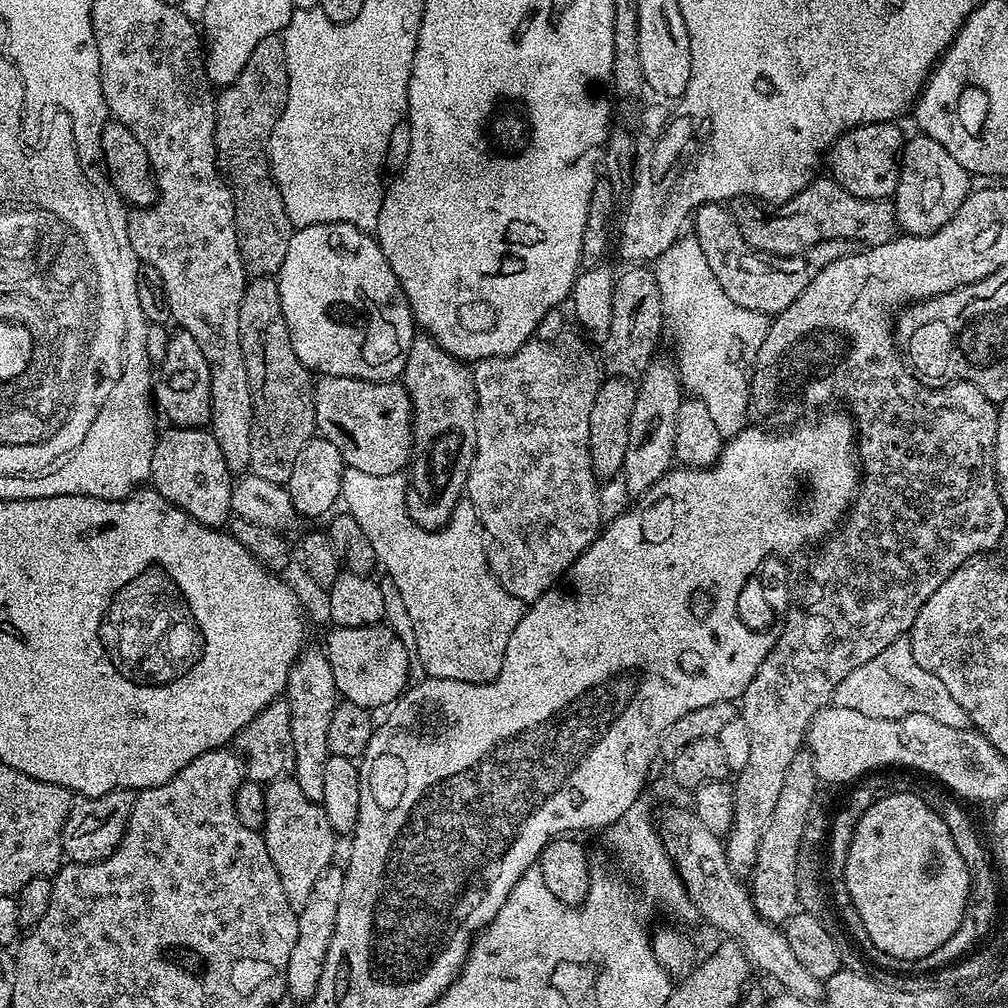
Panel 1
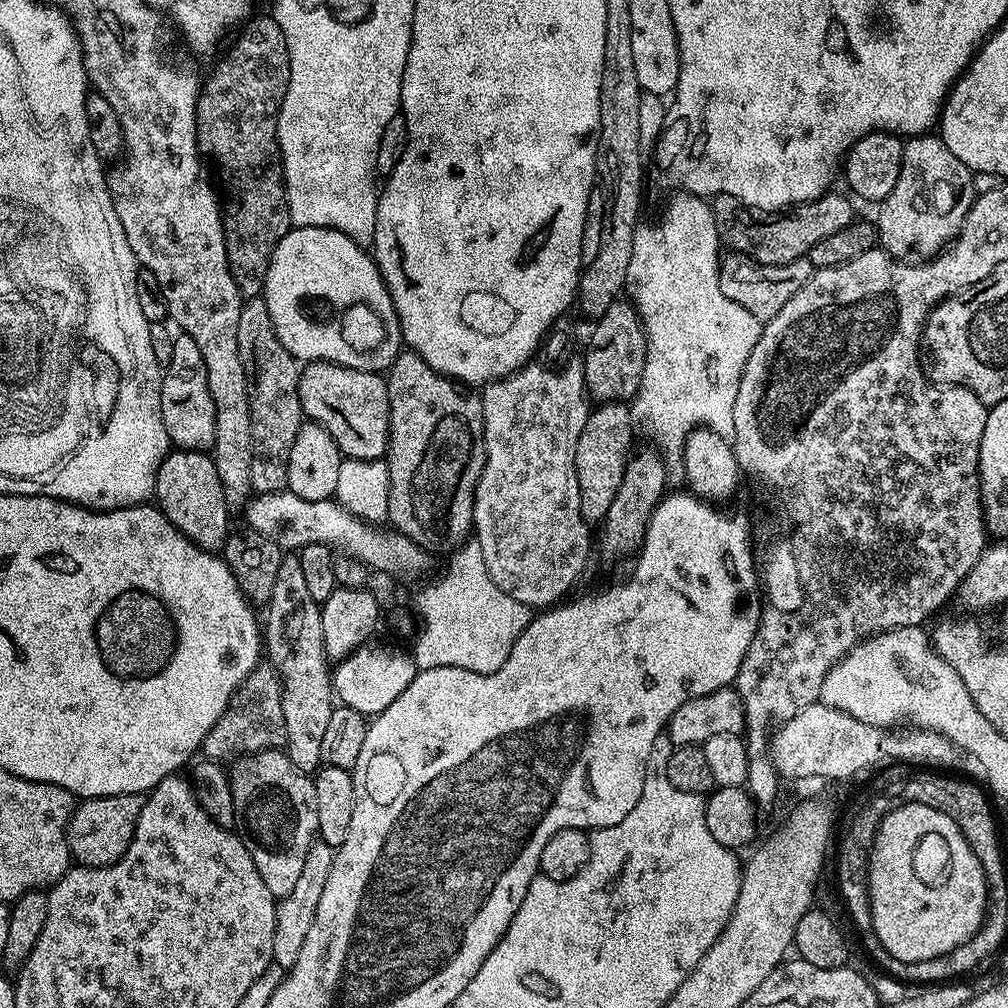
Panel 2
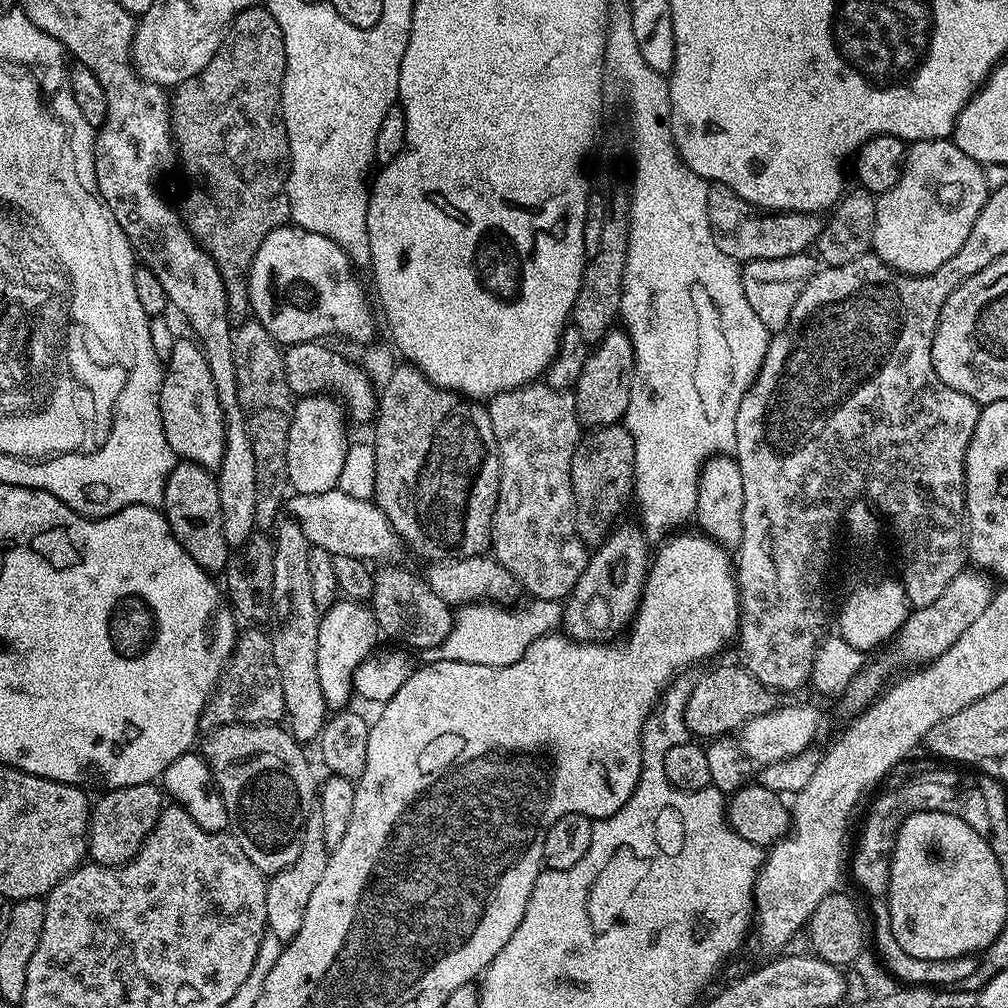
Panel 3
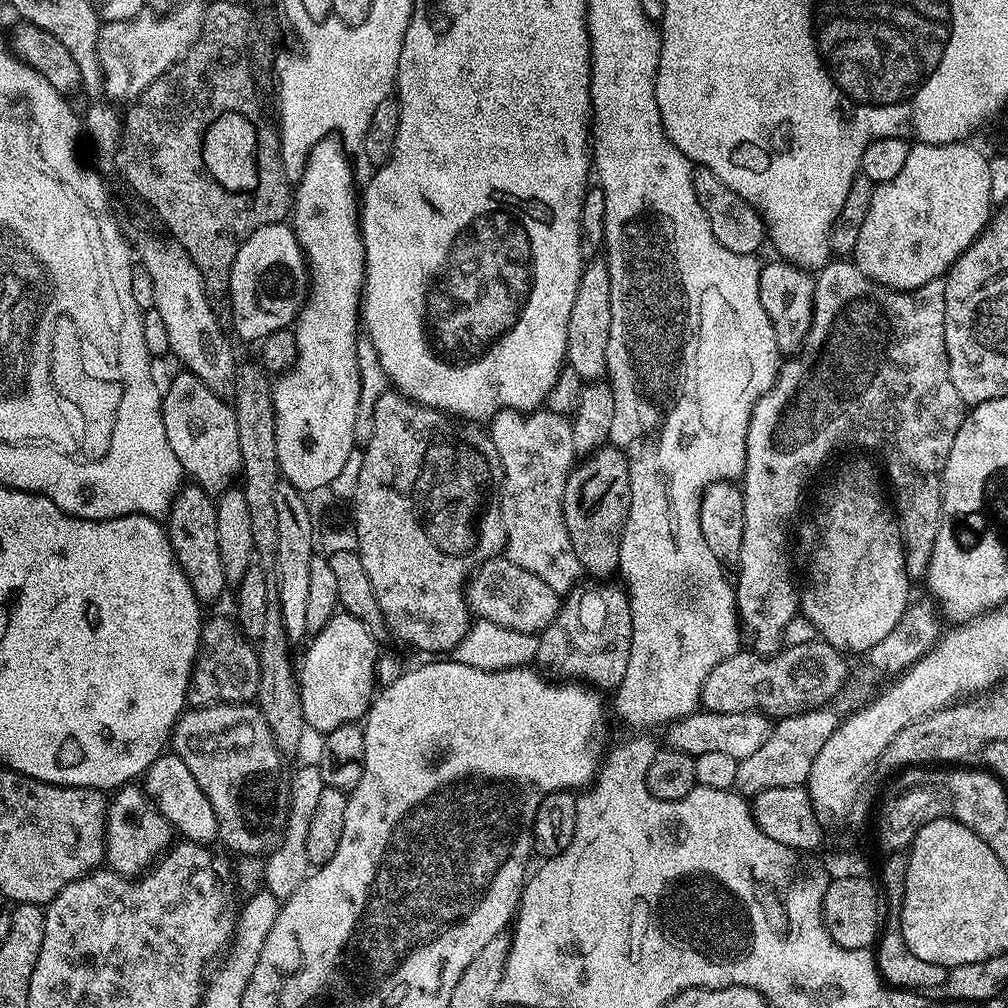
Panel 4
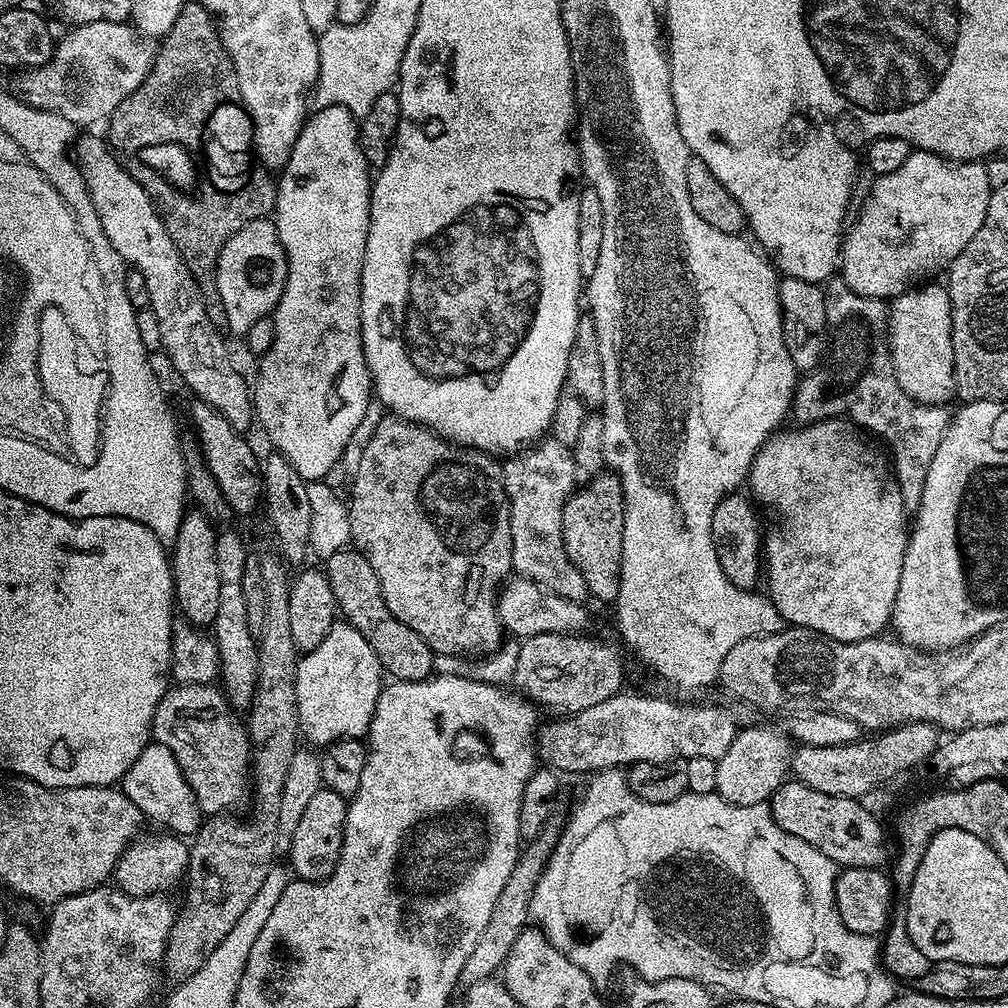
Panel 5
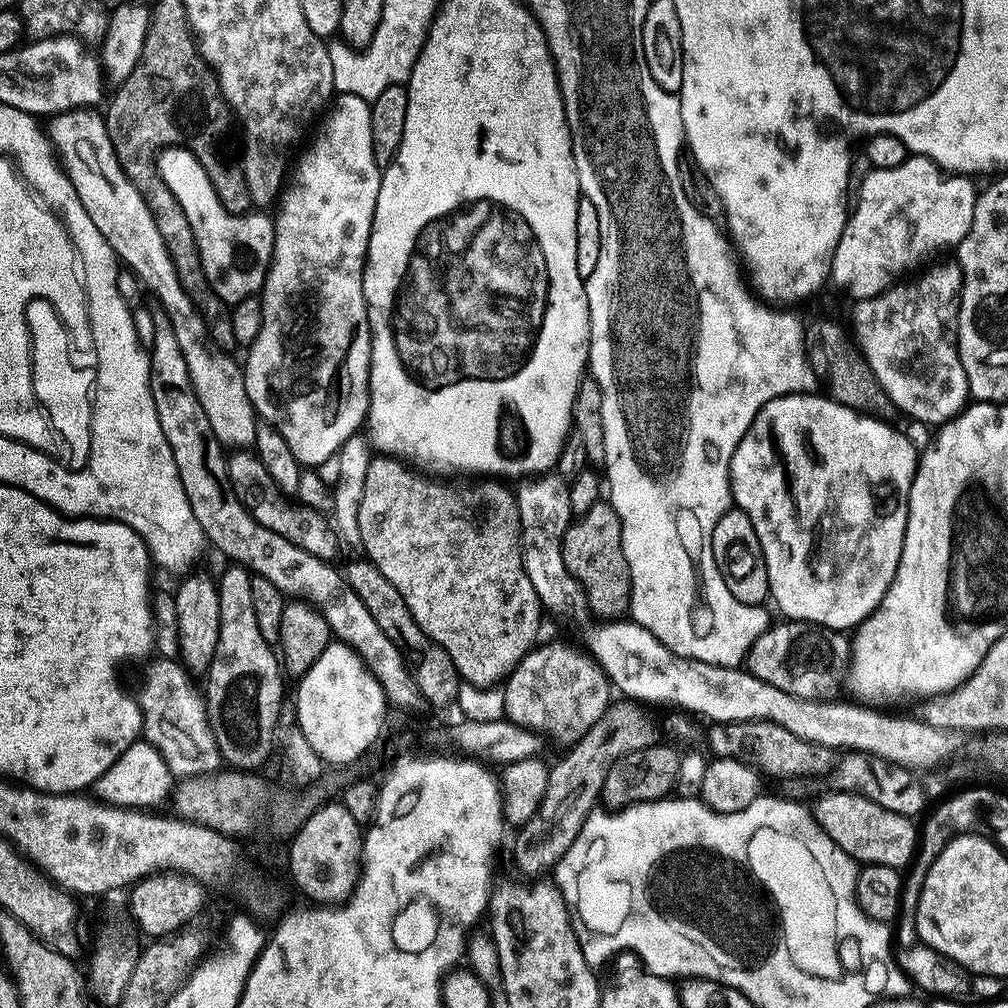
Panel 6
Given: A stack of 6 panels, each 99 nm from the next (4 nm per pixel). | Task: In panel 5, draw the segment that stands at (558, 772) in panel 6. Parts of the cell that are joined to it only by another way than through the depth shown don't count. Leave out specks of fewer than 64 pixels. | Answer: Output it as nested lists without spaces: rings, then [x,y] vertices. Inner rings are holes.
[[[549,822],[544,829],[532,840],[527,841],[526,847],[521,851],[520,857],[516,860],[514,870],[510,874],[510,882],[498,894],[498,902],[494,902],[494,910],[490,922],[486,922],[486,930],[482,930],[482,938],[478,938],[478,946],[470,950],[470,958],[466,958],[466,966],[462,966],[460,984],[467,986],[495,977],[503,969],[504,960],[510,954],[518,934],[525,931],[530,920],[530,909],[532,907],[532,895],[536,884],[540,880],[545,868],[548,867],[548,860],[556,848],[556,842],[560,839],[561,825]]]

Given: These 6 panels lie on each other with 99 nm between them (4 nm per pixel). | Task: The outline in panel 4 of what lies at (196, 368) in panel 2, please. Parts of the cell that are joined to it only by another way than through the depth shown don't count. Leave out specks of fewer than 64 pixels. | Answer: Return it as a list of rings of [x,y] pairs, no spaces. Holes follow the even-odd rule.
[[[180,370],[180,373],[163,389],[160,402],[162,426],[166,426],[166,439],[170,441],[170,450],[182,466],[185,477],[191,478],[198,487],[210,494],[229,491],[232,479],[242,472],[242,454],[238,450],[238,422],[235,407],[225,397],[212,392],[204,380],[199,380],[193,372]]]

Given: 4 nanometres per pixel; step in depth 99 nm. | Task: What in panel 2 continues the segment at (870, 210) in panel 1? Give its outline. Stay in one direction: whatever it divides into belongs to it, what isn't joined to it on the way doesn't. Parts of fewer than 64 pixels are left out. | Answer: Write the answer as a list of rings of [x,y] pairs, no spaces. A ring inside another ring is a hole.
[[[829,190],[816,200],[795,205],[787,214],[773,215],[776,216],[773,220],[759,220],[749,205],[730,194],[715,197],[711,206],[720,239],[727,247],[728,244],[732,247],[729,249],[733,253],[749,256],[759,264],[789,264],[805,259],[810,249],[822,242],[822,238],[830,238],[830,234],[838,234],[838,230],[854,222],[853,201],[845,196],[839,196],[836,190]]]

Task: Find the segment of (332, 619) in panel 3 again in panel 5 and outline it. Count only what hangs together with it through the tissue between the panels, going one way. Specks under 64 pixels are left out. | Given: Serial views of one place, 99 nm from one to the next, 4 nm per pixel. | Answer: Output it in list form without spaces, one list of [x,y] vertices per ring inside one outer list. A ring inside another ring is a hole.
[[[338,622],[314,650],[303,653],[296,662],[296,701],[303,739],[327,746],[339,740],[360,738],[367,733],[376,713],[382,687],[378,654],[347,622]]]

